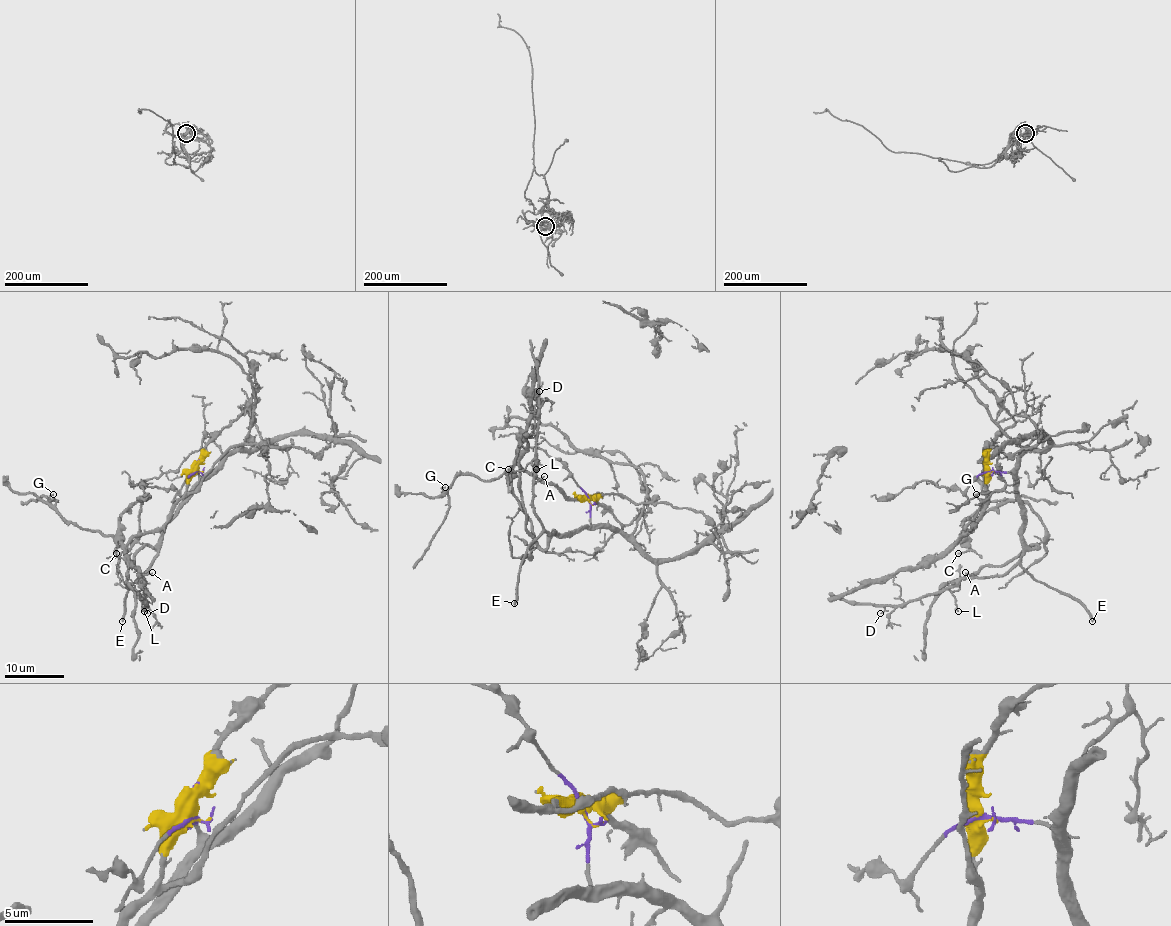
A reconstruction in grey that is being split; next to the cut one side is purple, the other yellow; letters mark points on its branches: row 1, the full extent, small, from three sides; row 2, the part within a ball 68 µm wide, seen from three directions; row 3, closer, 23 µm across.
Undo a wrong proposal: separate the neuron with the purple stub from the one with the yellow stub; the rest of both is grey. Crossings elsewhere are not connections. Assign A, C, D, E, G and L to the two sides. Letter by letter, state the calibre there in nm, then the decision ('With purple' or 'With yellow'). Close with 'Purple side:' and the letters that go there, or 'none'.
A: Thickness 110 nm. With purple
C: Thickness 140 nm. With yellow
D: Thickness 70 nm. With purple
E: Thickness 320 nm. With purple
G: Thickness 120 nm. With yellow
L: Thickness 160 nm. With purple
Purple side: A, D, E, L

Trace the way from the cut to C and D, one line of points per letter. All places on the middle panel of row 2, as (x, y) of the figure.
C: (588, 499), (569, 499), (553, 484), (529, 475), (516, 465), (507, 478), (509, 469)
D: (588, 499), (590, 527), (550, 534), (534, 513), (537, 395), (540, 391)

